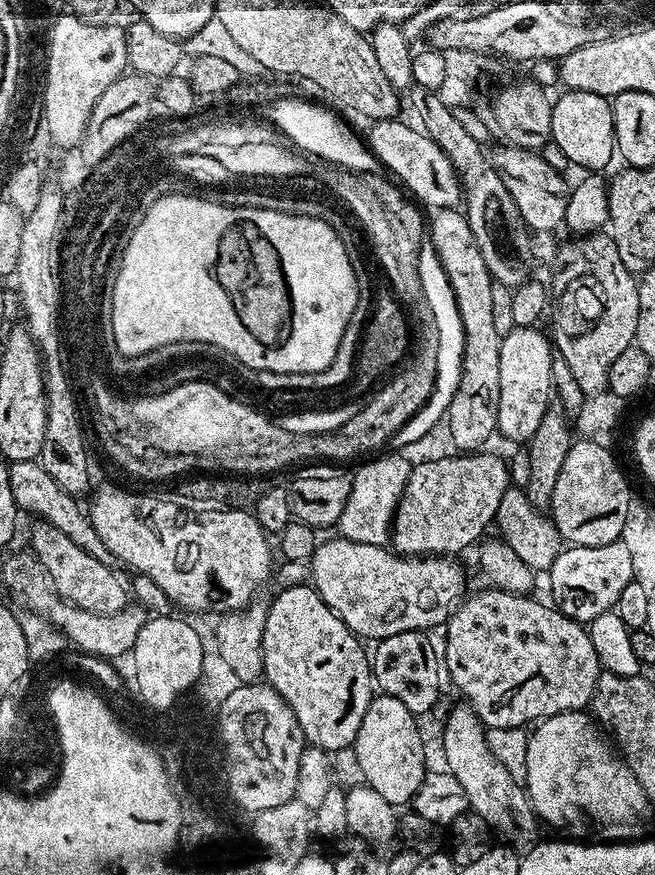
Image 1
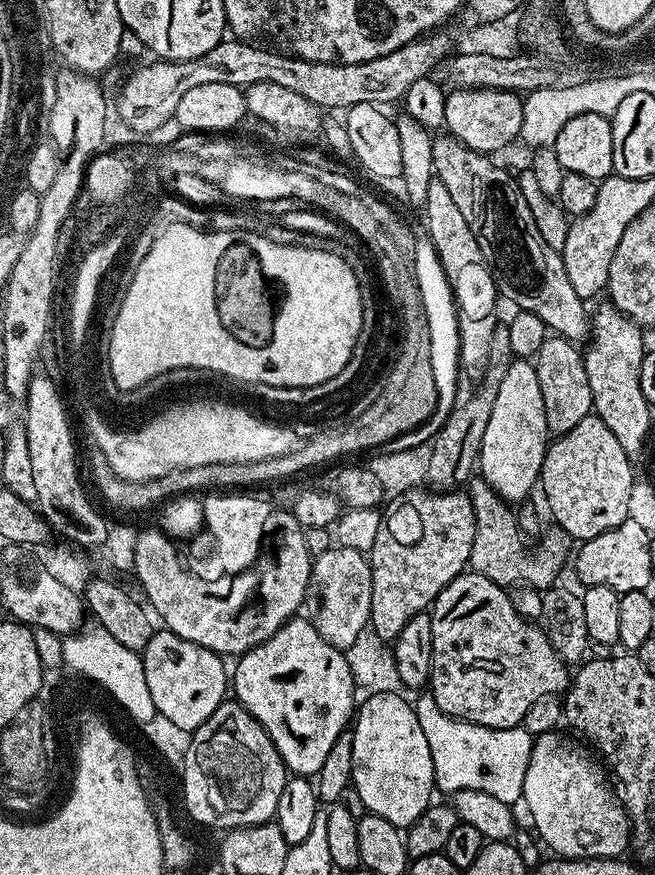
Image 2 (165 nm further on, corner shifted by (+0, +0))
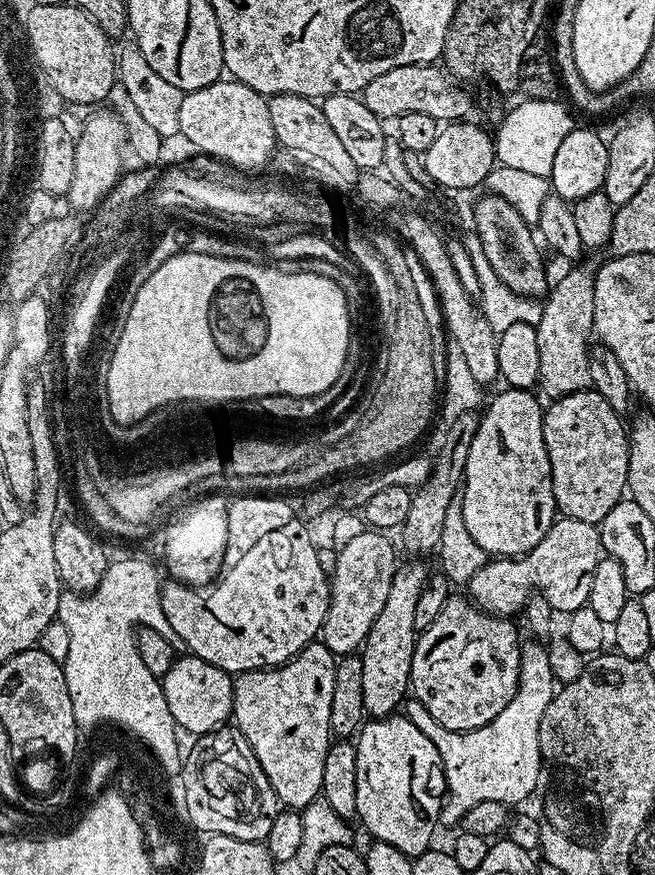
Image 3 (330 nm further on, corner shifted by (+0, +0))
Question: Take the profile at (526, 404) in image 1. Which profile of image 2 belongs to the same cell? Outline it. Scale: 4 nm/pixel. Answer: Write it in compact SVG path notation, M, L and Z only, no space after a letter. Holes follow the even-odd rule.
M528 358L513 359L510 370L506 370L506 378L502 378L498 398L494 398L494 410L490 410L490 422L486 422L486 434L482 434L479 475L502 499L527 501L531 488L539 481L549 443L550 433L546 426L546 410L542 407L536 365Z

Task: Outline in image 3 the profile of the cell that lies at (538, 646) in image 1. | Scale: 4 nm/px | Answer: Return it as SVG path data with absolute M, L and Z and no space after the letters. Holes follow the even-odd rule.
M452 594L449 595L446 606L442 606L438 618L434 618L434 622L430 622L430 626L417 635L416 645L414 646L410 692L415 700L422 702L422 706L426 706L426 710L430 710L430 718L434 718L434 722L438 722L443 728L451 732L469 732L478 726L486 726L486 722L490 722L494 718L498 718L498 714L502 714L502 710L508 705L510 698L514 698L516 683L520 681L521 637L516 636L516 628L512 623L511 619L503 616L492 616L488 612L483 612L481 608L476 607L468 599L467 595L460 594L460 596L456 596L456 594Z

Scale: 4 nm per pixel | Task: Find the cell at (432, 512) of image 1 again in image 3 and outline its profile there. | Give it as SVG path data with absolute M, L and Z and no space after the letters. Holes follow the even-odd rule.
M420 562L412 563L416 564L401 563L397 567L390 582L390 594L386 597L386 606L382 606L378 618L374 618L374 626L370 626L370 634L366 634L362 645L362 655L360 656L362 662L362 702L365 713L372 718L393 715L405 703L410 692L414 646L418 635L418 629L414 626L414 606L418 606L418 594L422 594L424 581L430 575L429 569L424 569Z

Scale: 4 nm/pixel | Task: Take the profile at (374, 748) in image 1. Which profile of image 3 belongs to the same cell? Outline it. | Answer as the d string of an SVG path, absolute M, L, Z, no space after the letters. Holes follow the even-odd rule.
M393 714L390 716L382 716L372 718L361 727L358 735L355 737L356 745L356 770L358 772L358 806L356 807L356 816L358 820L364 823L366 831L372 835L373 841L381 840L390 846L398 846L398 850L402 850L402 854L413 858L421 856L423 852L429 851L432 835L435 834L436 828L440 824L440 807L444 805L444 797L446 795L446 785L444 782L444 767L440 761L438 750L434 746L434 742L430 742L430 738L426 738L426 734L422 734L422 730L418 730L418 726L414 726L414 722L410 722L408 717L403 714Z

